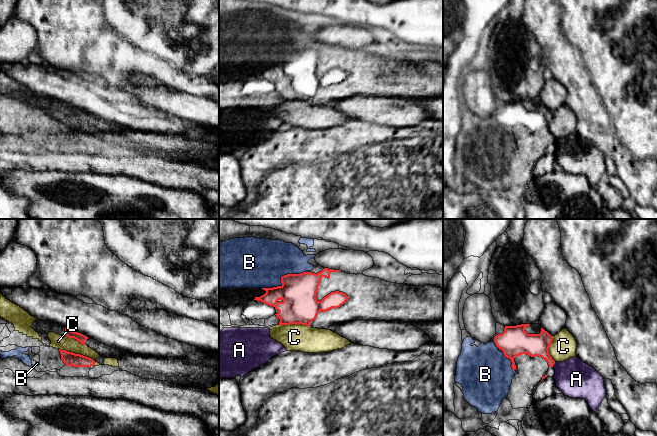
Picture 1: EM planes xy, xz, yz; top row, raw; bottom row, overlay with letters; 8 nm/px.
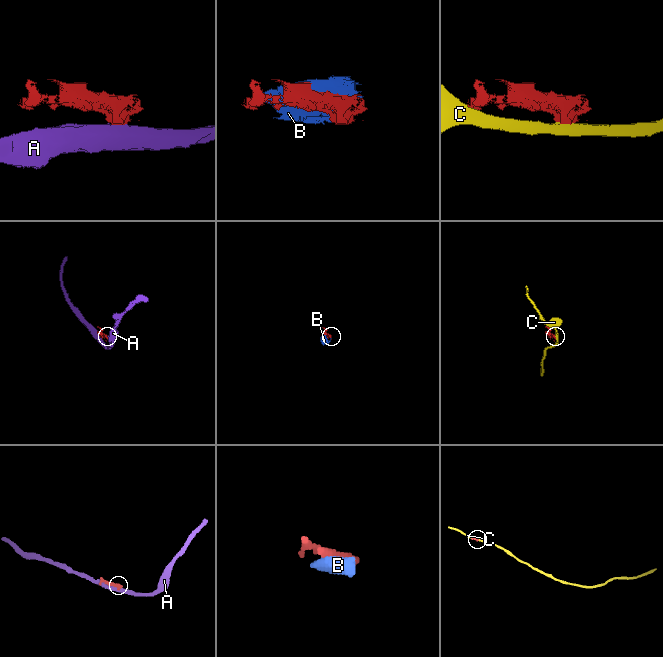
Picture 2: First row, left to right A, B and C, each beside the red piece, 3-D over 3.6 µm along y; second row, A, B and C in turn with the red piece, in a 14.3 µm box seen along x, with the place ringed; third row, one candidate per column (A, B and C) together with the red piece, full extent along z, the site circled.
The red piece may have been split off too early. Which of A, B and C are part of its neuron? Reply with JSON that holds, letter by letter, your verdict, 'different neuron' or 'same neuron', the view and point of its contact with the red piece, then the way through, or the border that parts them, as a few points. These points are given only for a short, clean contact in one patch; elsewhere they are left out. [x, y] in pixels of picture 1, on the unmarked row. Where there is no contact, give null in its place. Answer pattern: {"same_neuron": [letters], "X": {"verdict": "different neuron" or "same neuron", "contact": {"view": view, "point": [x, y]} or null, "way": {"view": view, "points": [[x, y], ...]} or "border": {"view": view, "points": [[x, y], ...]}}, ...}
{"same_neuron": ["B"], "A": {"verdict": "different neuron", "contact": {"view": "yz", "point": [554, 139]}}, "B": {"verdict": "same neuron", "contact": {"view": "xz", "point": [281, 55]}}, "C": {"verdict": "different neuron", "contact": {"view": "xy", "point": [78, 130]}, "border": {"view": "xy", "points": [[59, 124], [88, 132], [96, 138]]}}}

